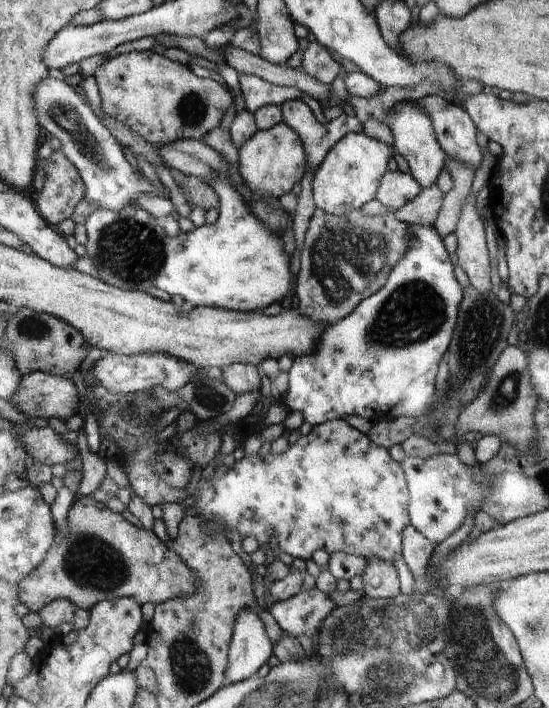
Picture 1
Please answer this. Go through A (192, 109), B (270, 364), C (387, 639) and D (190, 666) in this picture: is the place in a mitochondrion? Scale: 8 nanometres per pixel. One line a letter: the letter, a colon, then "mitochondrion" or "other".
A: mitochondrion
B: other
C: mitochondrion
D: mitochondrion

